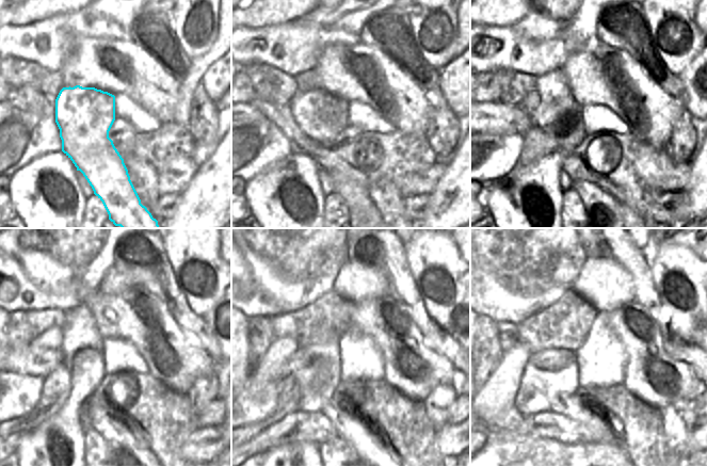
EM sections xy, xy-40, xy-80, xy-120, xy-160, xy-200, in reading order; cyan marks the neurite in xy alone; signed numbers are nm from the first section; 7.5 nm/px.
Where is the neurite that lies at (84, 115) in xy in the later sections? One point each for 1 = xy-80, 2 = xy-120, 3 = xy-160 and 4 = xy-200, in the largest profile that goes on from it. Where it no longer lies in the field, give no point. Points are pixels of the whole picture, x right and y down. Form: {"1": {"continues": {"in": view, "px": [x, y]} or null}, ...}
{"1": {"continues": {"in": "xy-80", "px": [579, 165]}}, "2": {"continues": {"in": "xy-120", "px": [97, 403]}}, "3": {"continues": {"in": "xy-160", "px": [338, 399]}}, "4": {"continues": {"in": "xy-200", "px": [580, 390]}}}

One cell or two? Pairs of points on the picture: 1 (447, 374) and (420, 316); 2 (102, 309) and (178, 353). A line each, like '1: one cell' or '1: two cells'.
1: two cells
2: one cell

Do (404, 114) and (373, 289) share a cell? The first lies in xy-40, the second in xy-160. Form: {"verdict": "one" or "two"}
{"verdict": "two"}

